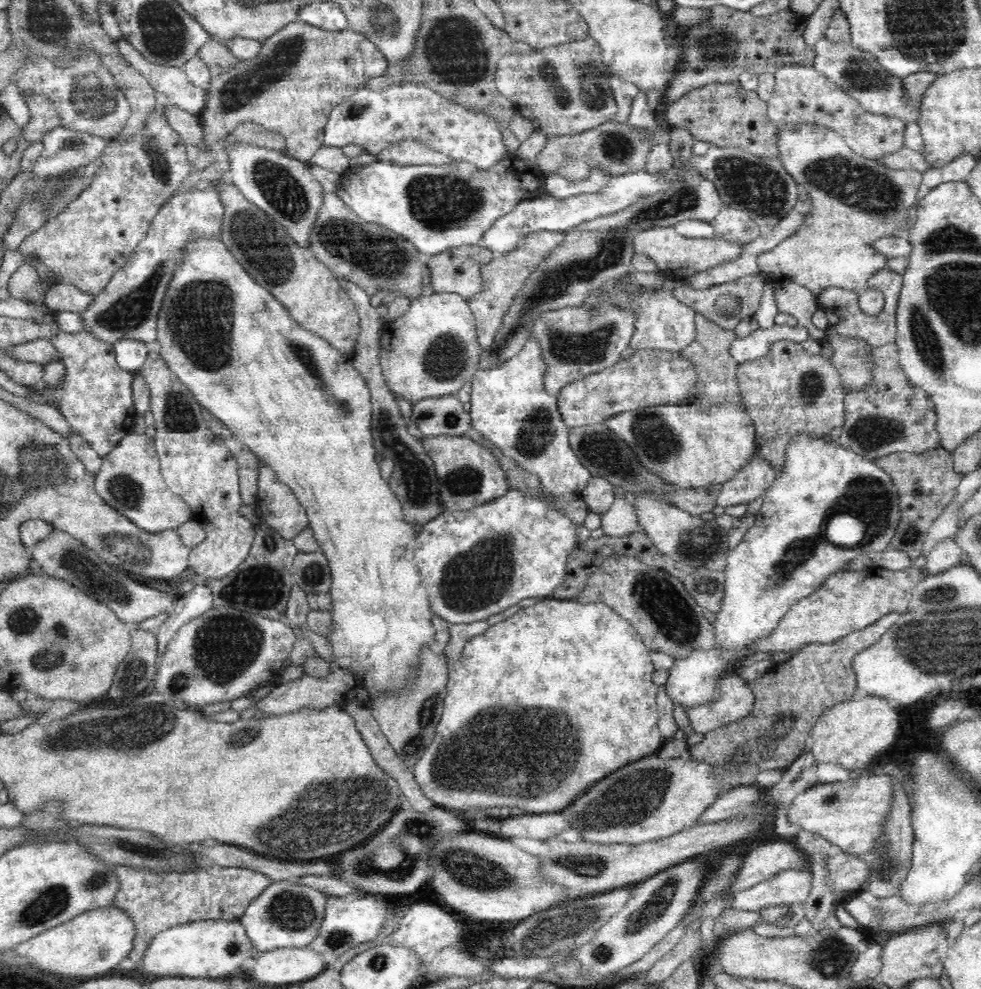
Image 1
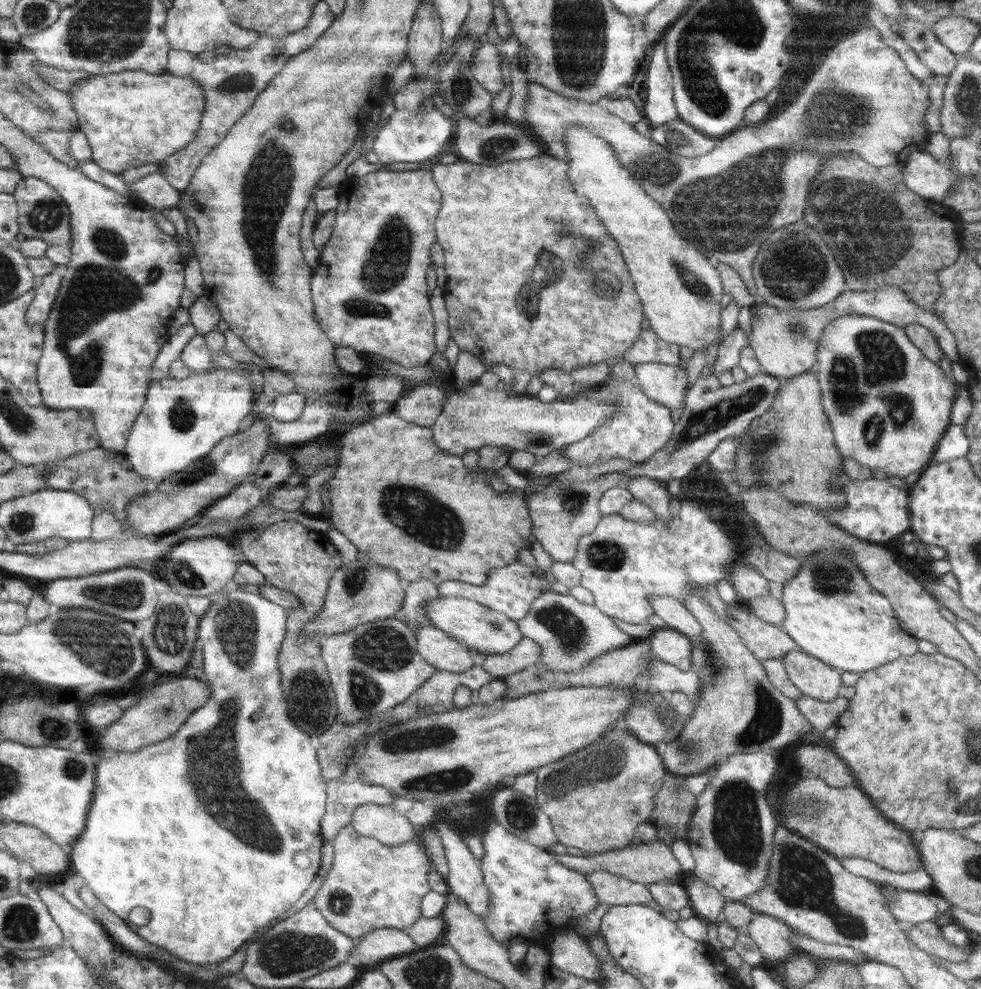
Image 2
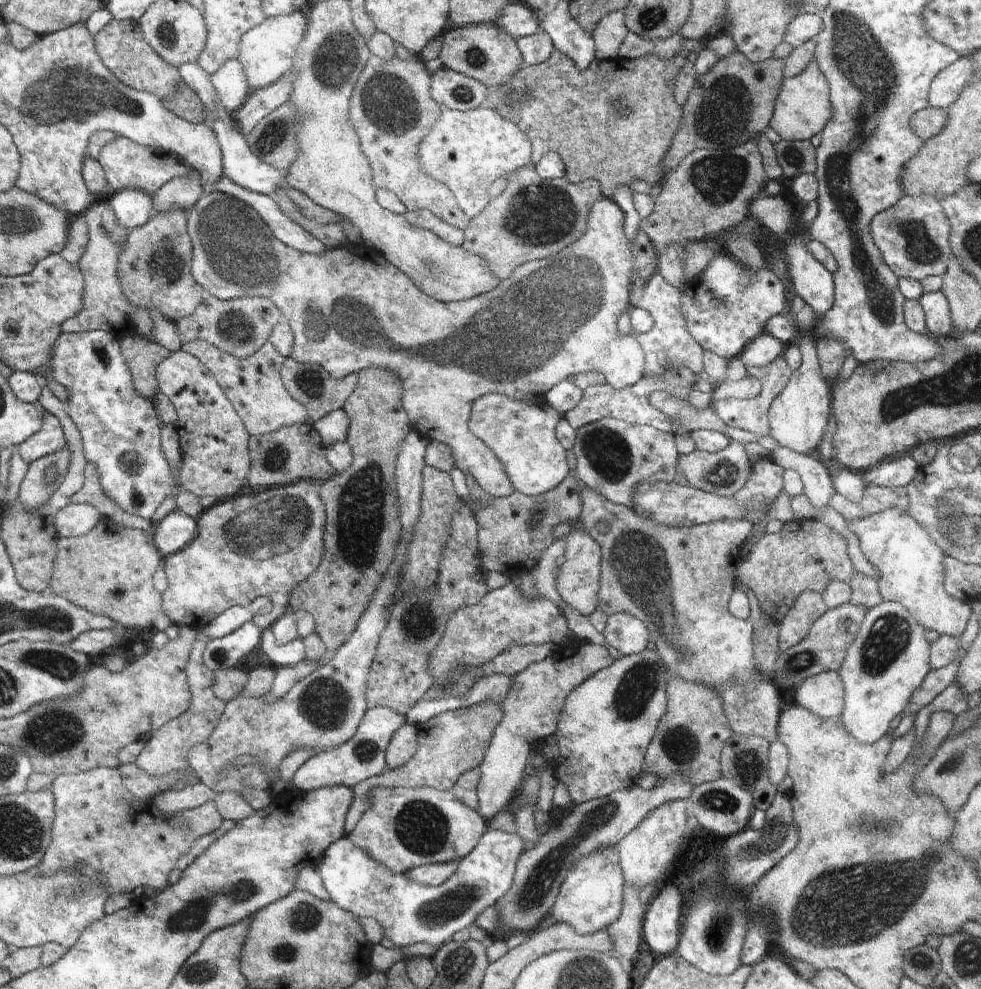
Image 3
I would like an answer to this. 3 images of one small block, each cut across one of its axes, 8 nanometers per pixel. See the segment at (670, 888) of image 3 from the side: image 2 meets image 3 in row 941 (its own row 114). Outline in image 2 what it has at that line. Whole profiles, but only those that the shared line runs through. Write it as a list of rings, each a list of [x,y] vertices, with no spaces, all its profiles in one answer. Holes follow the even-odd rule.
[[[657,39],[646,76],[646,104],[644,118],[652,127],[666,124],[679,118],[673,99],[673,78],[670,64],[666,60],[666,42]]]

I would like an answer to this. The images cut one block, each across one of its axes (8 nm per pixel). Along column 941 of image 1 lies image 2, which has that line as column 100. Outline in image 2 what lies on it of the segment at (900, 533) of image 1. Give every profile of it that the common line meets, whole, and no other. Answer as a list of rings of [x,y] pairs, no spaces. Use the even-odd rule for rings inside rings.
[[[99,446],[72,455],[64,461],[44,465],[46,465],[43,479],[45,489],[76,492],[90,504],[95,516],[100,516],[104,510],[108,510],[121,523],[126,520],[126,508],[130,502],[142,496],[142,492],[146,494],[148,491],[147,482],[132,470],[125,451],[116,452]]]

